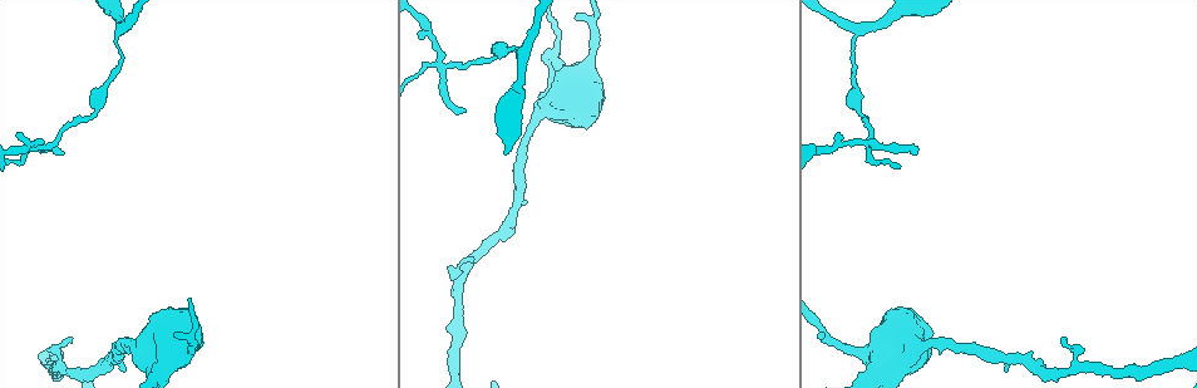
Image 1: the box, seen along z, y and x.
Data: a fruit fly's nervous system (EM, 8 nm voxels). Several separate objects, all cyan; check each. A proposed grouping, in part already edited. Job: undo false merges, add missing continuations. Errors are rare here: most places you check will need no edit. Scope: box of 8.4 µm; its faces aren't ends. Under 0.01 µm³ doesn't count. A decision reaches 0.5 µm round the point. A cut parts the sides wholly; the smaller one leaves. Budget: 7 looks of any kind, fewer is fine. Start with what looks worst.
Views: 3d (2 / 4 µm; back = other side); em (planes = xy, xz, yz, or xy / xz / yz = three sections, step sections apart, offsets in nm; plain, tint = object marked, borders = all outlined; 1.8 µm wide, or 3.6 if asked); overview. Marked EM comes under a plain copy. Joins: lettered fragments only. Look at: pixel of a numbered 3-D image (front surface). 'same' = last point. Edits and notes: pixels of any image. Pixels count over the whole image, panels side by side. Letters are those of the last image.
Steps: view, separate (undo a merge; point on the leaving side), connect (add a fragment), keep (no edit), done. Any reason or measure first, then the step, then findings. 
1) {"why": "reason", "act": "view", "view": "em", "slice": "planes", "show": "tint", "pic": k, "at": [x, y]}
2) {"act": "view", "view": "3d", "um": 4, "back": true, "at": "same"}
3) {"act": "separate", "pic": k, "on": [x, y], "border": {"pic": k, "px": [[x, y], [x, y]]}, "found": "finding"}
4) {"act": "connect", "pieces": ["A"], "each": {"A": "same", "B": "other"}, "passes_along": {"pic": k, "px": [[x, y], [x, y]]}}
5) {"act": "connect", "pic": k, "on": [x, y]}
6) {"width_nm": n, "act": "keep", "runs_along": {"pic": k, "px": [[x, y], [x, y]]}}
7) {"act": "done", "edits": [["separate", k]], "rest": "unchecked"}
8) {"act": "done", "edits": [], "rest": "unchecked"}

{"act": "view", "view": "em", "slice": "planes", "show": "borders", "pic": 1, "at": [868, 146]}

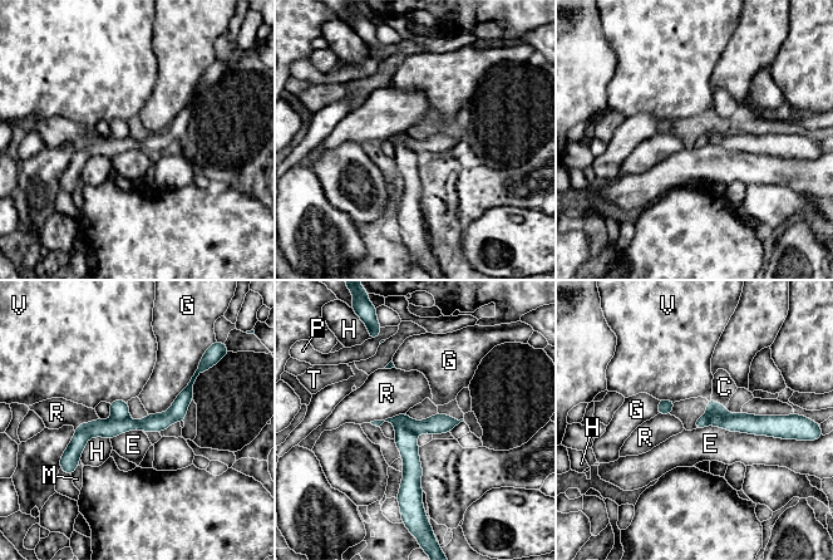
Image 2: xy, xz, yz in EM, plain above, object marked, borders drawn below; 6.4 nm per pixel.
{"longest_contact_nm": ["E", 550], "act": "separate", "pic": 2, "on": [405, 440], "each": {"C": "other", "E": "other", "G": "other", "H": "other", "M": "other", "P": "other", "R": "other", "T": "other", "V": "other"}, "border": {"pic": 2, "px": [[395, 425], [403, 425], [417, 435]]}, "found": "a second neuron is stuck on"}

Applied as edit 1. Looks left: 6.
{"why": "sudden change in width", "act": "view", "view": "em", "slice": "xz", "step": 8, "show": "borders", "pic": 1, "at": [111, 80]}

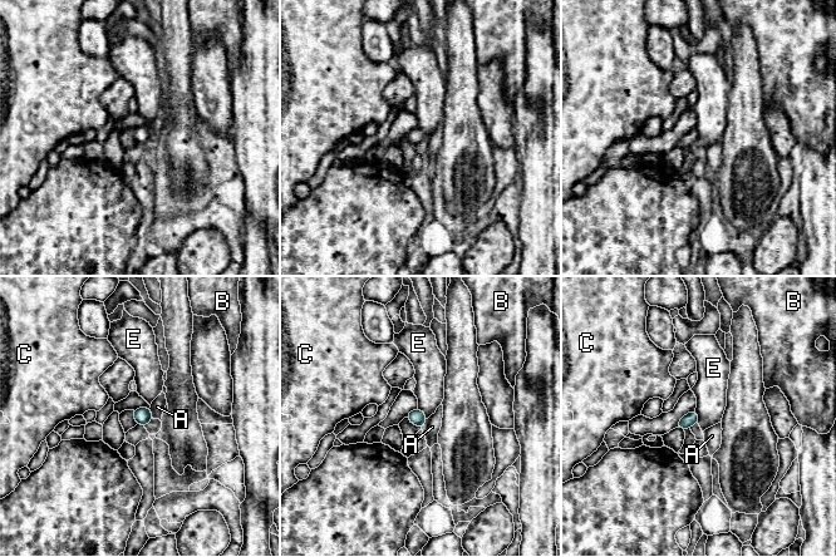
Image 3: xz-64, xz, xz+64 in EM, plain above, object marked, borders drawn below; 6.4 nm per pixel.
{"act": "keep", "each": {"A": "other", "B": "other", "C": "other", "E": "other"}, "border": {"pic": 3, "px": [[694, 410], [698, 415], [698, 422]]}, "found": "one neuron here"}

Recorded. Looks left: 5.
{"why": "thin end", "act": "view", "view": "3d", "um": 4, "back": true, "pic": 1, "at": [1065, 337]}

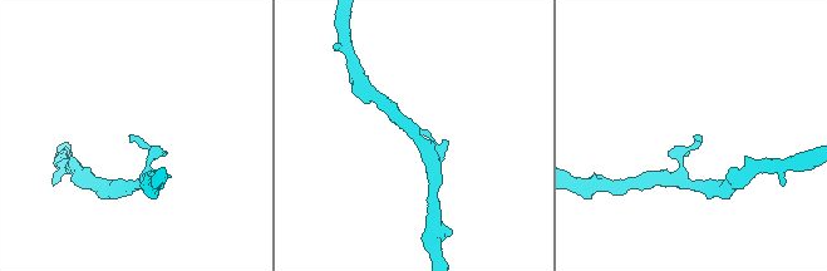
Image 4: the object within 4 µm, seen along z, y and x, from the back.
{"why": "now the EM", "act": "view", "view": "em", "slice": "xz", "step": 8, "show": "tint", "pic": 4, "at": [696, 136]}

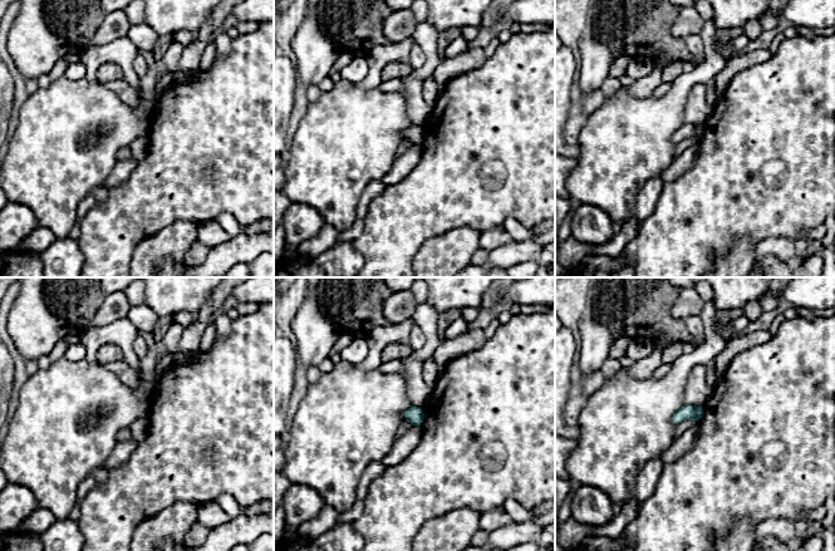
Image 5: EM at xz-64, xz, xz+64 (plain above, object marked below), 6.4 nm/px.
{"why": "another direction", "act": "view", "view": "em", "slice": "xy", "step": 16, "show": "borders", "at": "same"}

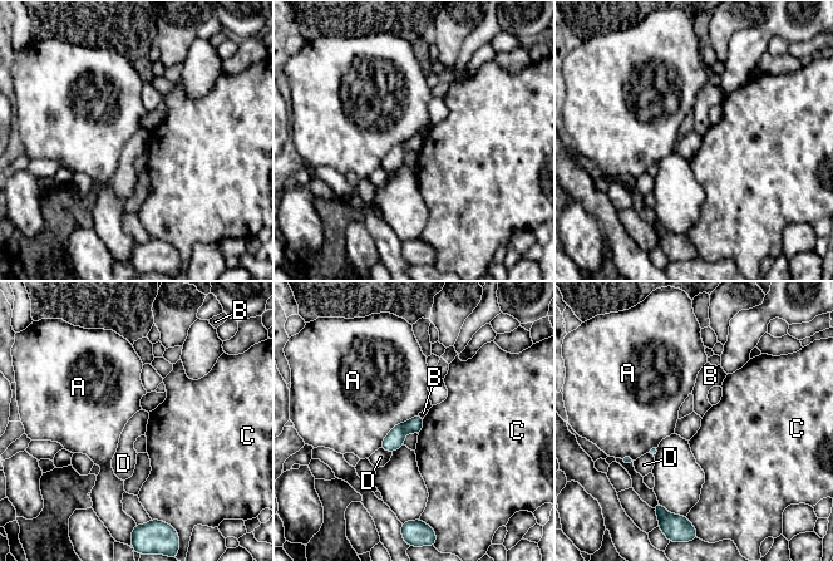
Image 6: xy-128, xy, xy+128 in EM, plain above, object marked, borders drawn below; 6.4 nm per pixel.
{"act": "keep", "each": {"A": "other", "B": "other", "C": "other", "D": "other"}, "border": {"pic": 6, "px": [[418, 414], [398, 423], [380, 447]]}, "found": "none of them fits"}

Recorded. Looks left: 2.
{"act": "done", "edits": [["separate", 2]], "rest": "unchecked"}

